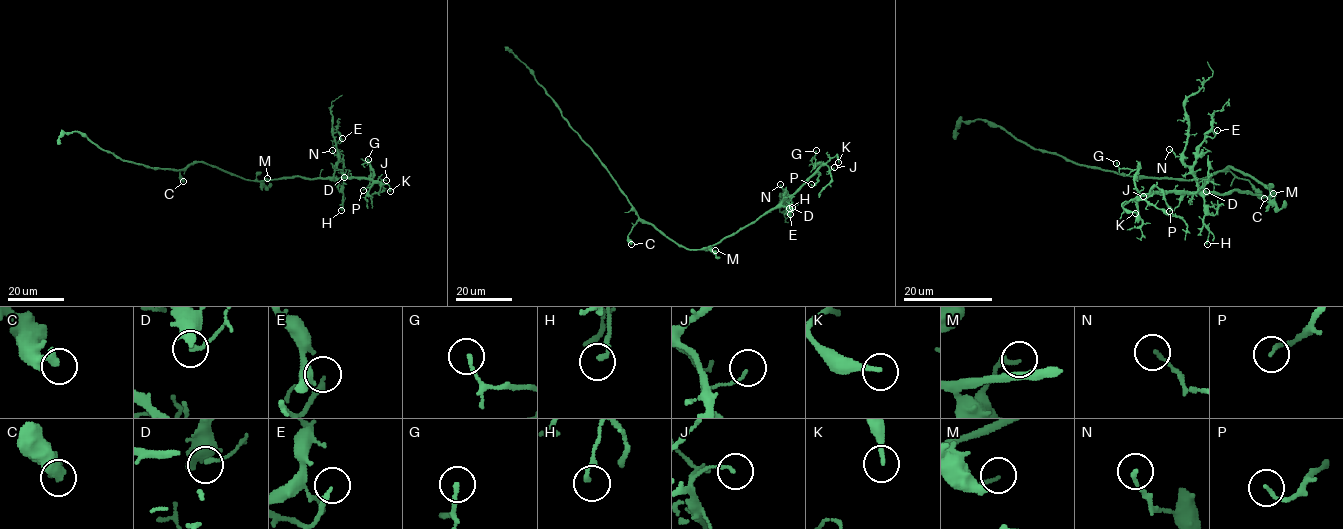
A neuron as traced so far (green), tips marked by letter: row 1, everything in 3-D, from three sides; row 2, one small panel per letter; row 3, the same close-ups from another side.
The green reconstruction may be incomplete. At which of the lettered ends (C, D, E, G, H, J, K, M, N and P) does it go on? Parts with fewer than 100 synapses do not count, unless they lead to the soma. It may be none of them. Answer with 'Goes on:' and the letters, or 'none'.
Goes on: K

